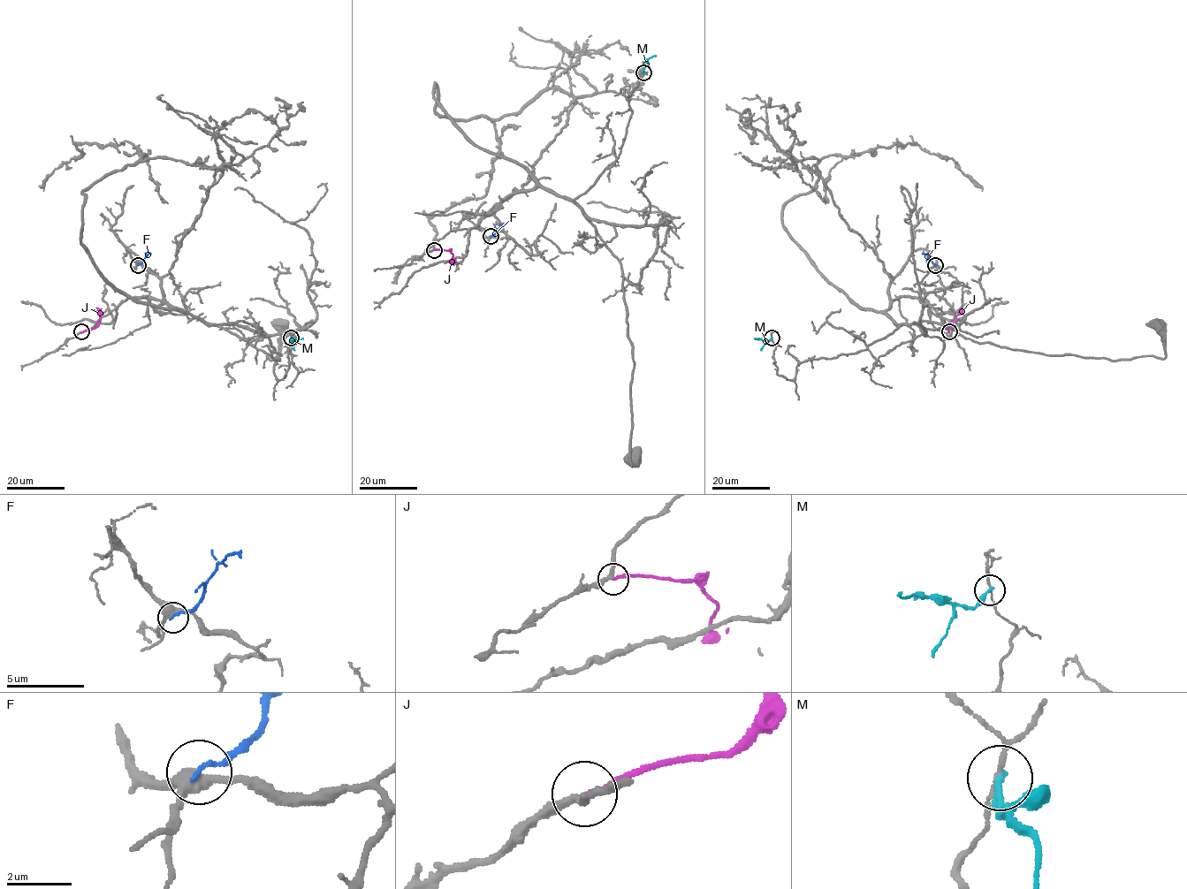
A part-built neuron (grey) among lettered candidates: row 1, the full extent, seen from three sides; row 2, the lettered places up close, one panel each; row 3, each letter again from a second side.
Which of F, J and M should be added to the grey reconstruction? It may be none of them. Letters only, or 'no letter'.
no letter

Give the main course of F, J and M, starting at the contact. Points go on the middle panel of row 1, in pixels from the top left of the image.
F: (490, 236), (503, 223)
J: (434, 250), (449, 250), (453, 254), (453, 265)
M: (642, 72), (649, 58), (655, 55)

